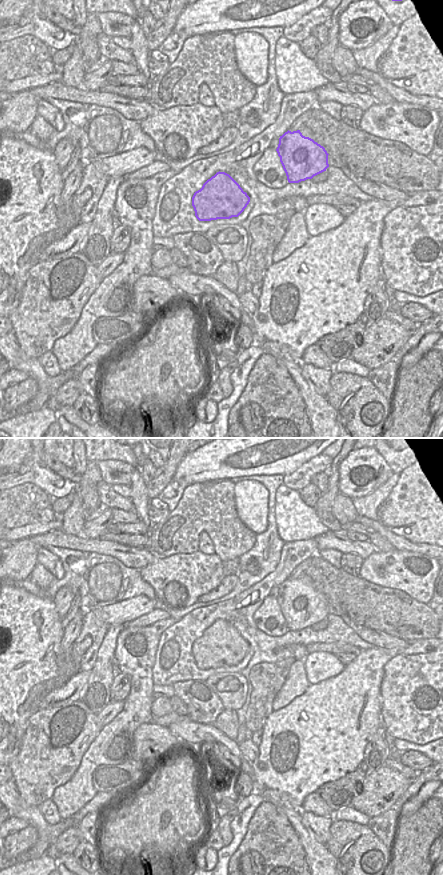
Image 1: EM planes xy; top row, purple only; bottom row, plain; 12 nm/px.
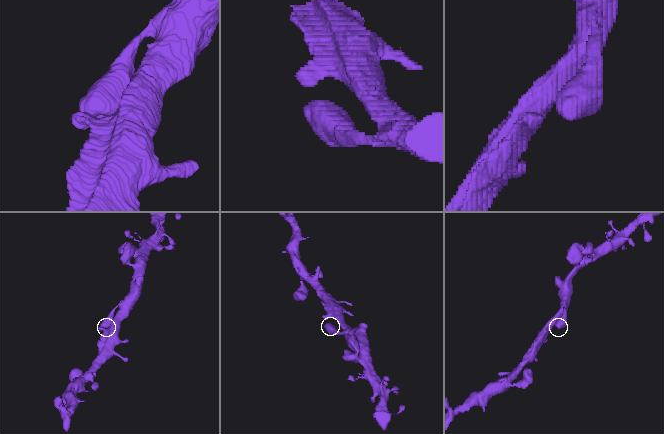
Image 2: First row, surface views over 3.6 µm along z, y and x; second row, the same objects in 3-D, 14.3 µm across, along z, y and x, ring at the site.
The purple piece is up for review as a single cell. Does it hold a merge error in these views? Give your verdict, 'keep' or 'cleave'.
keep

